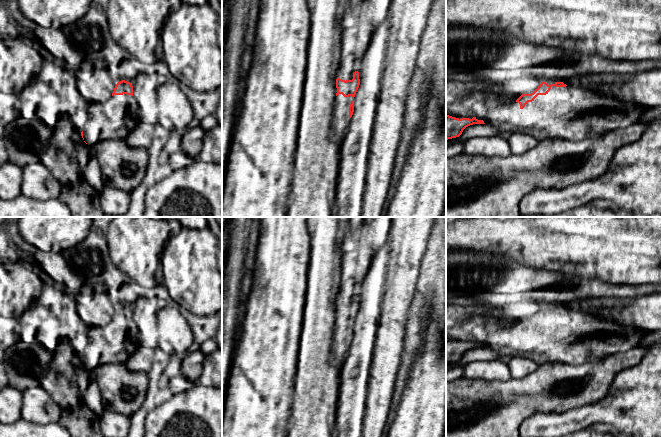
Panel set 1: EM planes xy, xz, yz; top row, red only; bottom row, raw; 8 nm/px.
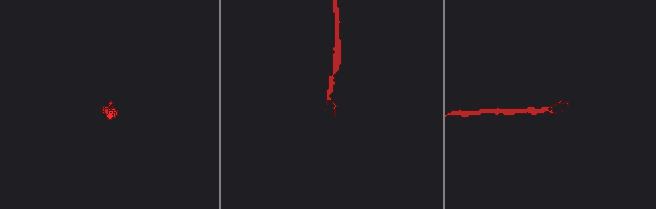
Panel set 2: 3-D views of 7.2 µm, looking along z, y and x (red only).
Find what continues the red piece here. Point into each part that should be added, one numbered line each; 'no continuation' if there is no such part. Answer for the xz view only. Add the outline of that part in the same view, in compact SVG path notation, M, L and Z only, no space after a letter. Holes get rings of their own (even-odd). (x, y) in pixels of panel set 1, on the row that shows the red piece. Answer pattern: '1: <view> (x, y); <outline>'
1: xz (341, 113); M342 94L336 96L336 106L334 110L334 134L336 144L339 149L350 122L349 106L353 100L352 96L344 97Z

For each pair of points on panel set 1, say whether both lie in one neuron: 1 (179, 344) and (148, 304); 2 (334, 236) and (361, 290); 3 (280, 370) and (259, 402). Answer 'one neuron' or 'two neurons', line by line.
1: one neuron
2: two neurons
3: one neuron

